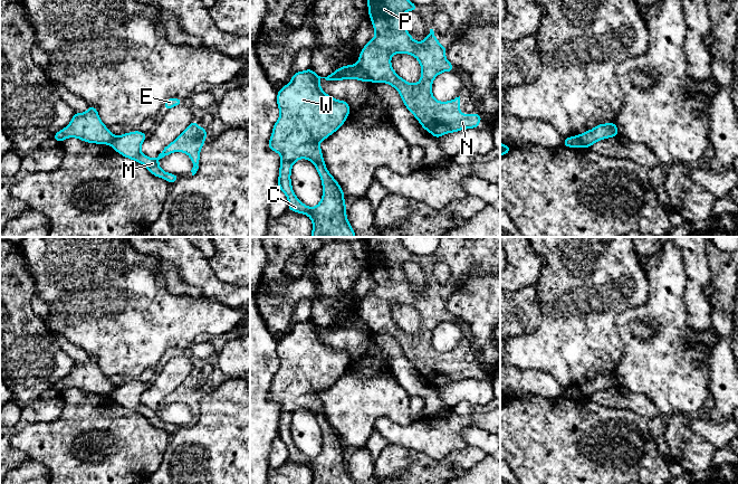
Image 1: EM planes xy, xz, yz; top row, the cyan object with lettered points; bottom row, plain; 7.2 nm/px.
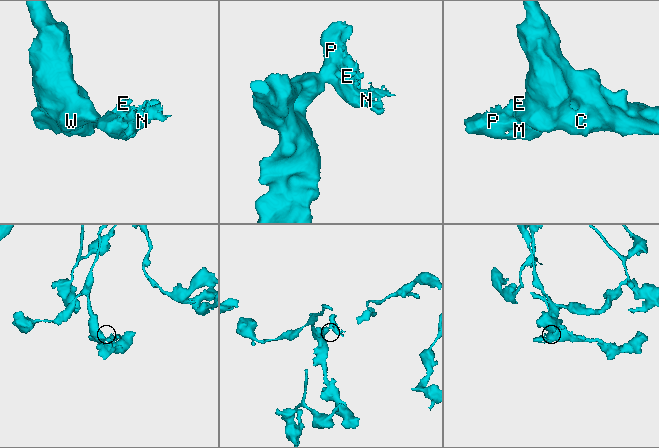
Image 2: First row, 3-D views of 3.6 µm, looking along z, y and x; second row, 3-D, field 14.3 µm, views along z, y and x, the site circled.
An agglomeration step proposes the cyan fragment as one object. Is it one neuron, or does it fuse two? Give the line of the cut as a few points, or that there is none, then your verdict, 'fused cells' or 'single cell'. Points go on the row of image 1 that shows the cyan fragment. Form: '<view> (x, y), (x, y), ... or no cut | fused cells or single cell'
xz (357, 64), (372, 81) | fused cells

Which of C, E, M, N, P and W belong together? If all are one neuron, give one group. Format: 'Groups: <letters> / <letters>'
Groups: C W / E M N P

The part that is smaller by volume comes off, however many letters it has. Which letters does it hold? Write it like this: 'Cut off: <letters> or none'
Cut off: E, M, N, P

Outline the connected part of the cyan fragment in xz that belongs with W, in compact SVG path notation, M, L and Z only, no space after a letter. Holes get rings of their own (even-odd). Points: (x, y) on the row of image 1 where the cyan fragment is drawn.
M358 64L338 67L327 77L318 76L312 68L294 73L291 80L278 91L277 105L280 115L272 127L268 149L281 156L278 188L288 199L288 210L307 215L313 221L310 237L356 237L347 220L344 191L328 172L319 146L320 141L326 140L344 124L351 113L351 107L347 101L338 101L327 95L319 85L318 80L320 78L326 80L358 79L361 82L372 82ZM299 159L312 161L322 180L323 197L320 202L314 208L304 205L296 197L291 187L291 168Z

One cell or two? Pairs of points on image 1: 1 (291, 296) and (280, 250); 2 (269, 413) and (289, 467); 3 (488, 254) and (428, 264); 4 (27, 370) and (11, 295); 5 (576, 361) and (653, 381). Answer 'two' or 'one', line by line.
1: one
2: two
3: one
4: one
5: two

